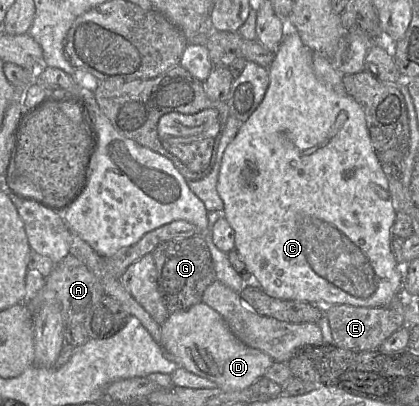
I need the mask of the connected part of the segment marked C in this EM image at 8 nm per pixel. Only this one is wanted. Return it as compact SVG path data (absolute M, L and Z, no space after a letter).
M288 28L287 34L276 50L275 57L268 68L269 84L262 102L250 115L250 117L246 121L242 122L237 135L228 144L223 153L217 181L217 191L224 203L223 216L227 219L235 232L235 250L238 252L241 259L245 263L248 271L252 274L253 282L255 282L267 295L281 300L292 300L307 303L326 302L333 305L348 304L357 307L386 307L389 306L395 299L399 299L400 293L403 292L403 265L401 265L400 262L396 259L392 253L391 247L391 242L394 237L392 235L392 226L394 224L397 212L393 206L392 197L389 190L388 178L383 170L383 163L377 157L374 151L370 134L366 125L363 109L354 100L354 98L352 98L347 93L338 93L332 87L319 80L314 72L312 60L313 51L302 42L297 32Z

